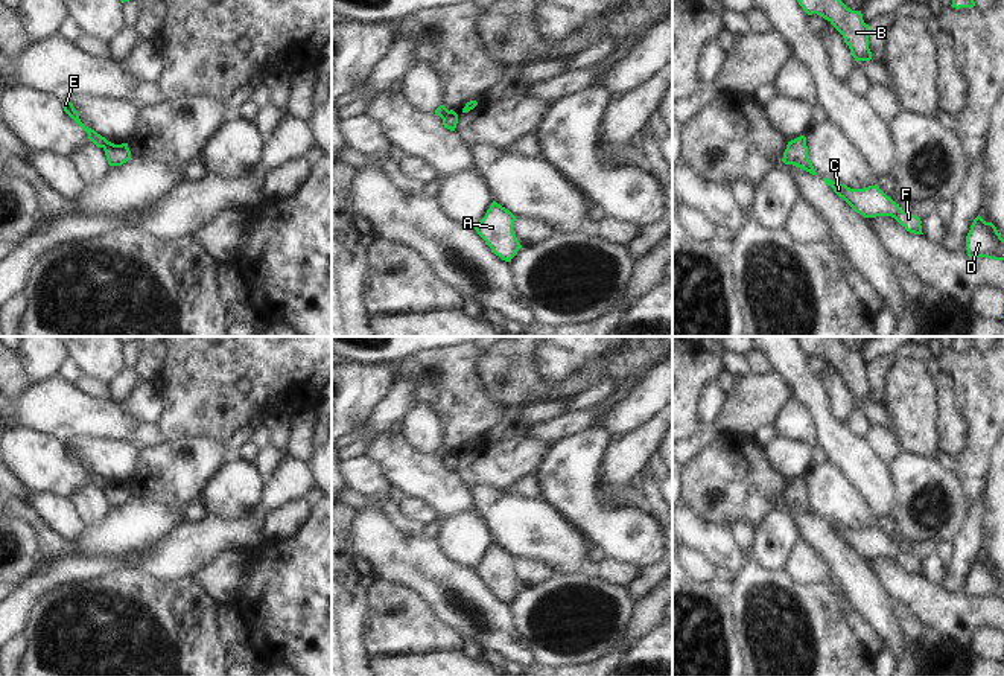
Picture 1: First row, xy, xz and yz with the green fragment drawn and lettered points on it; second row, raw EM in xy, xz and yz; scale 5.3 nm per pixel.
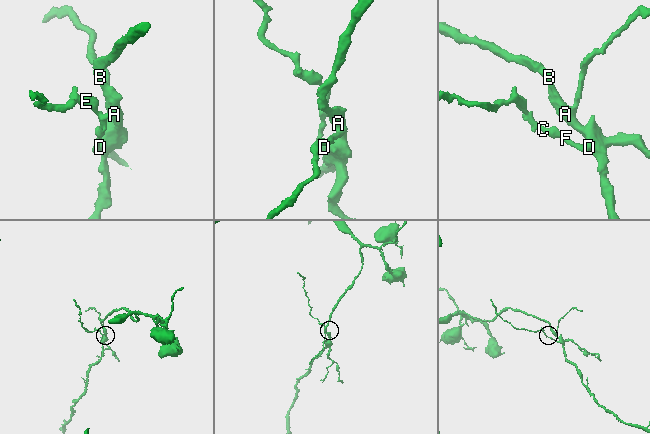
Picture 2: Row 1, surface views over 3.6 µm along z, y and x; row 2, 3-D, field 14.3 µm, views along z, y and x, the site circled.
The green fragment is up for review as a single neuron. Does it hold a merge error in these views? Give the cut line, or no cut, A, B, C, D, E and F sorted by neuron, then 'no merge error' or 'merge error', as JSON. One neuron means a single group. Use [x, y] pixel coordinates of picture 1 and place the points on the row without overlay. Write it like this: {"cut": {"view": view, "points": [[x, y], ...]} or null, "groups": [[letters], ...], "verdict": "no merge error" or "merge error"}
{"cut": {"view": "xy", "points": [[108, 483], [104, 489]]}, "groups": [["A", "B", "C", "D", "F"], ["E"]], "verdict": "merge error"}

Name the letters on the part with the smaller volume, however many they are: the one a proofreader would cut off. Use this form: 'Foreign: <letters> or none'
Foreign: E.

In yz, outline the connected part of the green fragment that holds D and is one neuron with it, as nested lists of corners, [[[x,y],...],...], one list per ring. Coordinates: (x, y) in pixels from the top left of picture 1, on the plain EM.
[[[980,556],[974,560],[966,577],[966,591],[969,598],[1004,601],[1004,580],[996,568]]]

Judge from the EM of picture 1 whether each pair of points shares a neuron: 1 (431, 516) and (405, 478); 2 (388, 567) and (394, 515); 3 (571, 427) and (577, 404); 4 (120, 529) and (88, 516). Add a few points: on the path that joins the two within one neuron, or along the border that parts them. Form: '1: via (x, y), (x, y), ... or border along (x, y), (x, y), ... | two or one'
1: border along (397, 492), (422, 498), (438, 518) | two
2: border along (374, 503), (402, 533), (428, 533) | two
3: border along (592, 405), (583, 410), (566, 411) | two
4: border along (111, 507), (101, 521), (84, 527) | two

